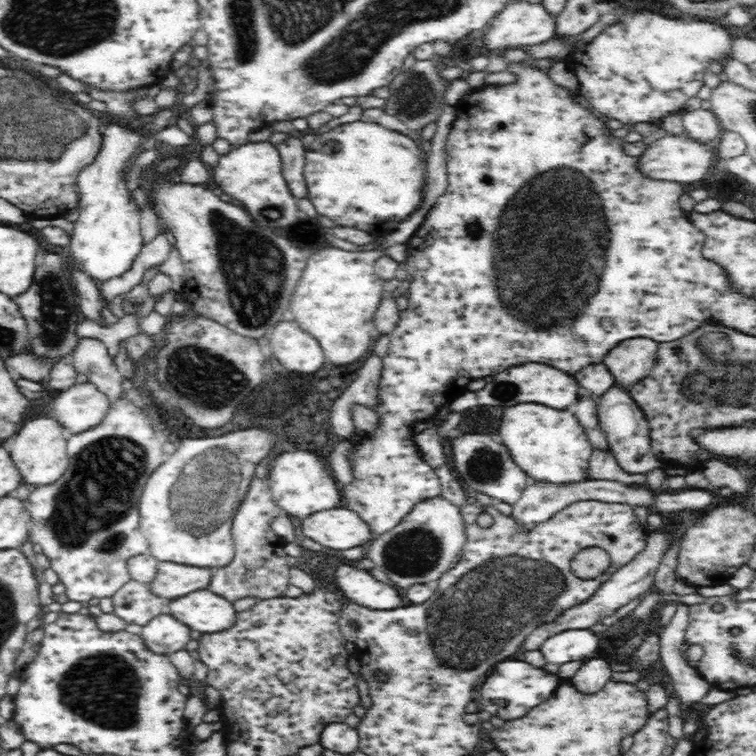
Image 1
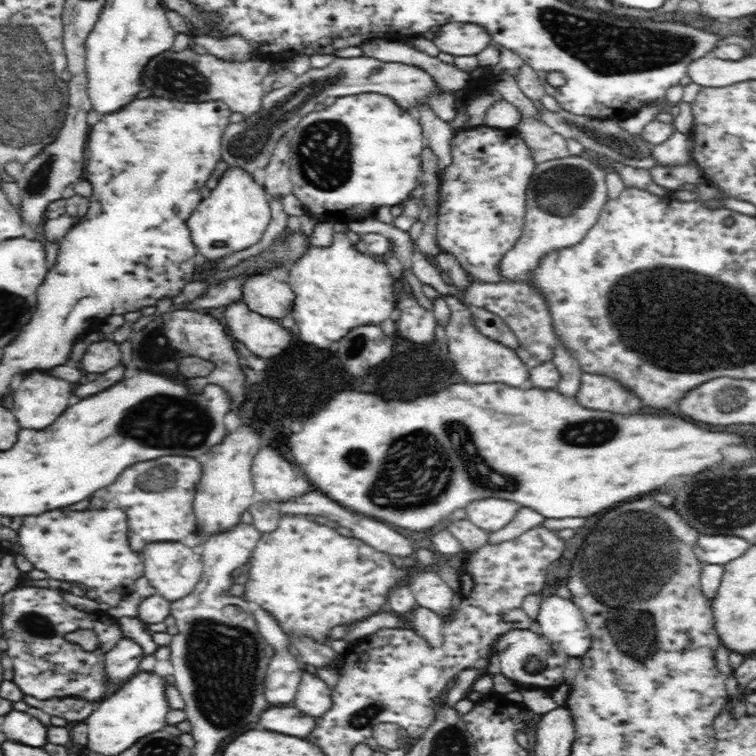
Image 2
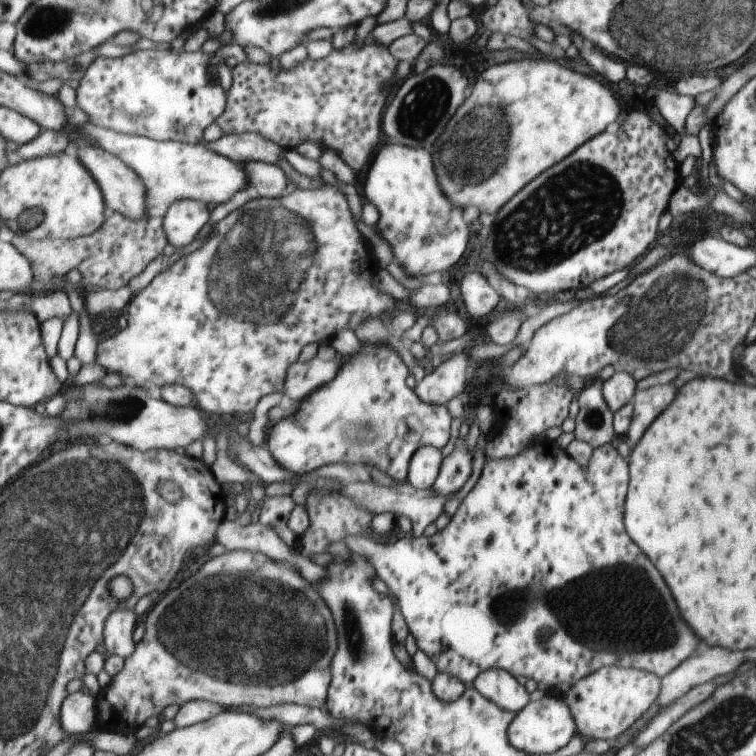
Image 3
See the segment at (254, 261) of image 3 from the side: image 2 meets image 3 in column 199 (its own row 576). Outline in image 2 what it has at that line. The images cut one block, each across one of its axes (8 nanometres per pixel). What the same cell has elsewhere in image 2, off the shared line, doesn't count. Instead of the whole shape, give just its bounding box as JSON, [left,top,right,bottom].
[244,515,408,644]

